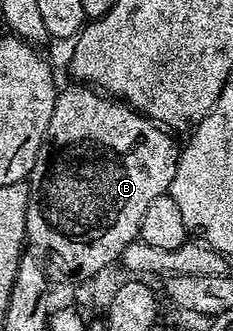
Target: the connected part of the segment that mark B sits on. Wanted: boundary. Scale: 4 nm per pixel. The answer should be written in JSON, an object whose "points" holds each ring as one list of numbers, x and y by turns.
{"points":[[88,84,71,85,66,87,65,90,63,87,57,93,54,110,50,112,50,124,46,128,46,136,38,148,38,156,34,160,34,168,26,179,28,191,30,192,30,204,26,208,26,246,53,275,55,275,54,273,73,274,73,279,81,280,93,278,96,273,102,271,102,268,119,263,120,254,123,250,130,243,139,239,142,215,146,212,147,206,152,201,158,200,158,196,169,193,172,189,172,181,176,171,176,162,180,158,180,150,178,149,178,142,176,146,175,140,168,135,171,133,165,127,133,110,127,102,121,102,111,96,105,96]]}

